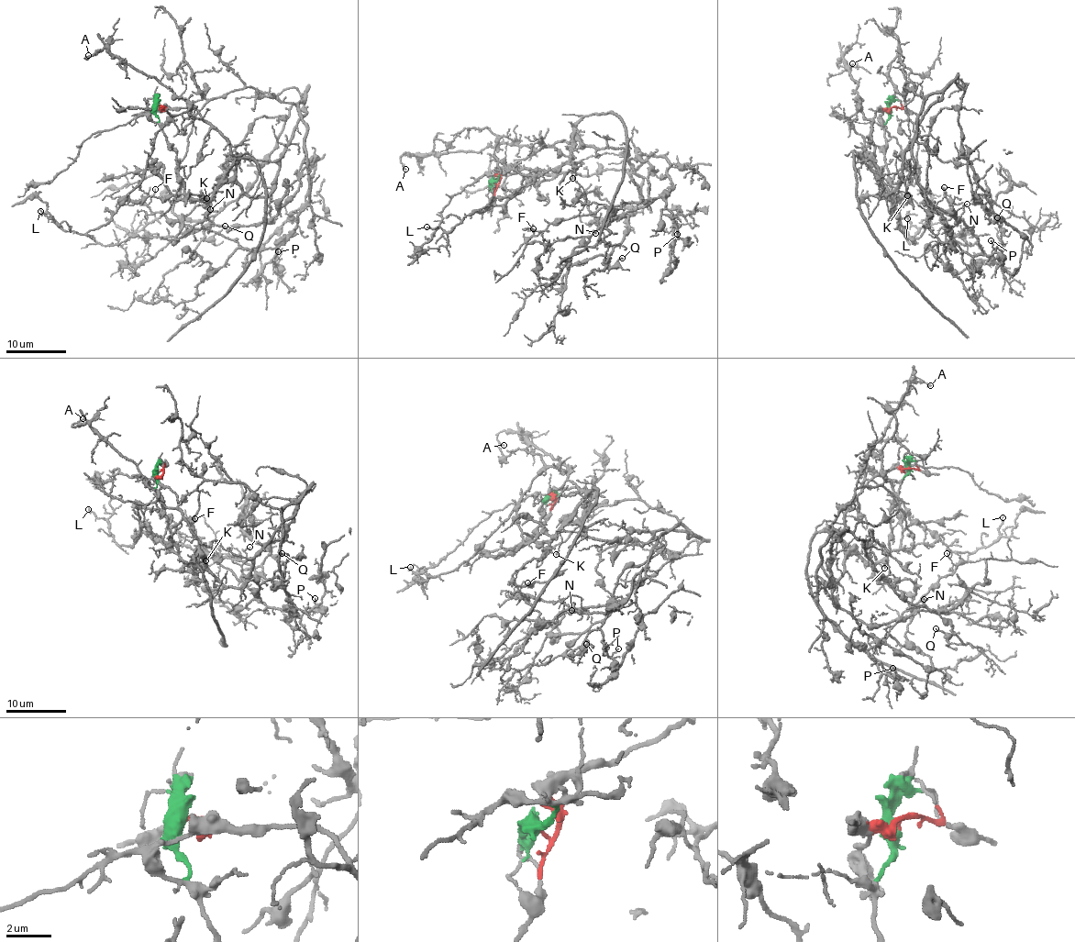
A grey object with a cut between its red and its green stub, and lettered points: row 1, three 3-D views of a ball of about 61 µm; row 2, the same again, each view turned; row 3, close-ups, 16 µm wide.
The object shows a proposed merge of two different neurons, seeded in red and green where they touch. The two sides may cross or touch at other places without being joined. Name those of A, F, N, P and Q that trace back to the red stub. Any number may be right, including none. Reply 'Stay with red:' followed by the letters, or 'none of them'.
Stay with red: A, F, N, P, Q

